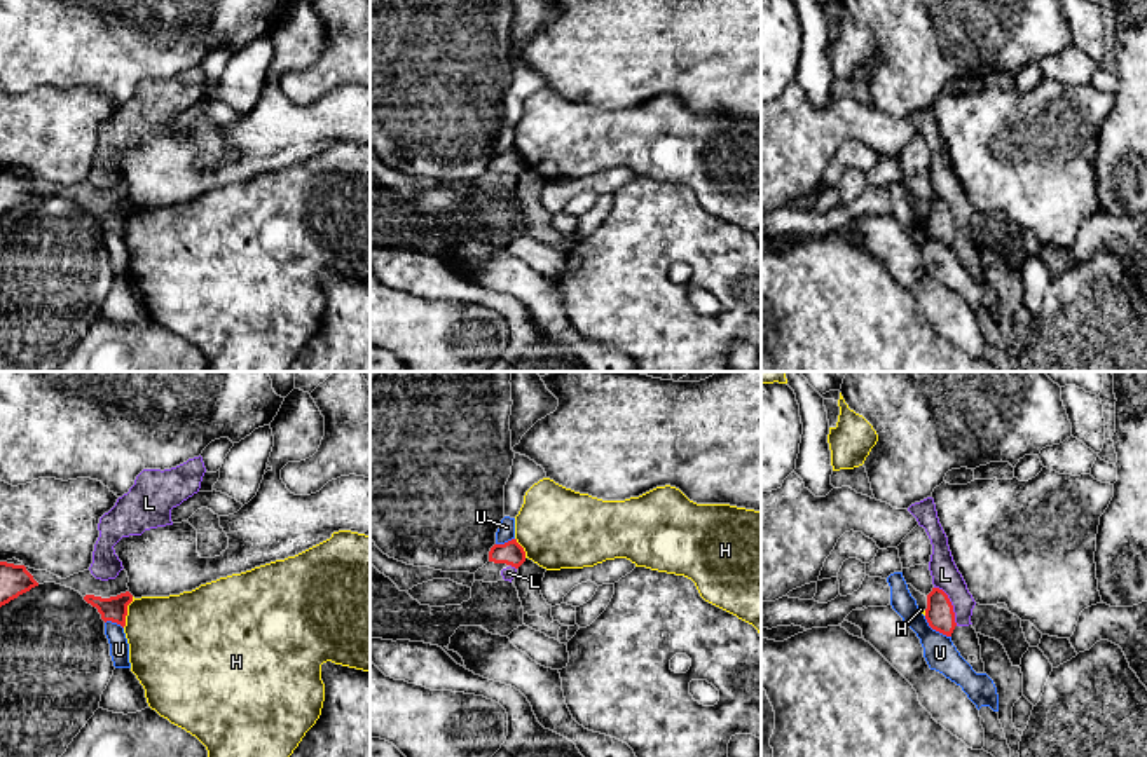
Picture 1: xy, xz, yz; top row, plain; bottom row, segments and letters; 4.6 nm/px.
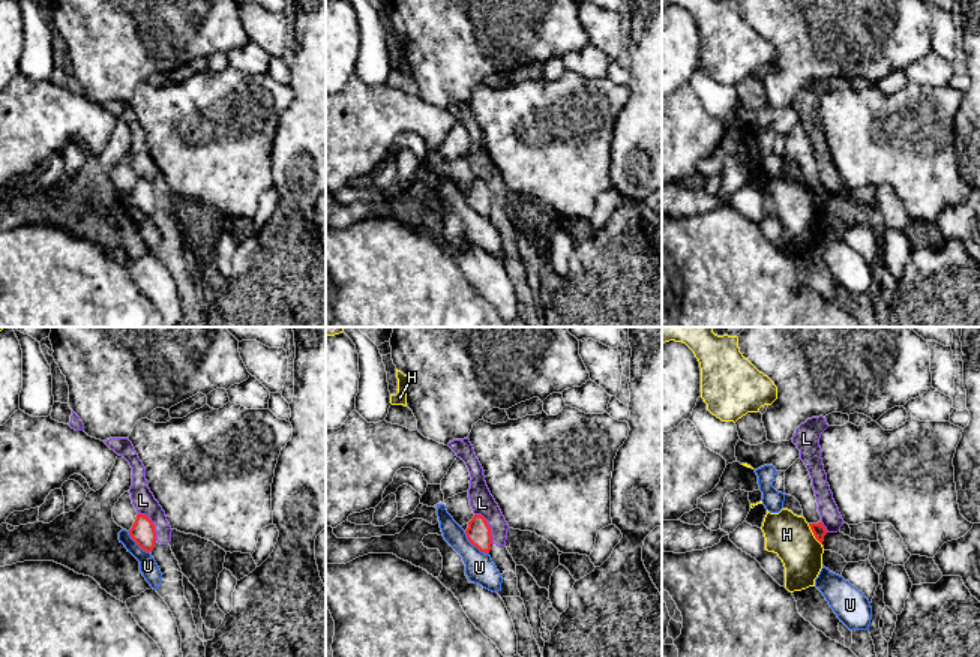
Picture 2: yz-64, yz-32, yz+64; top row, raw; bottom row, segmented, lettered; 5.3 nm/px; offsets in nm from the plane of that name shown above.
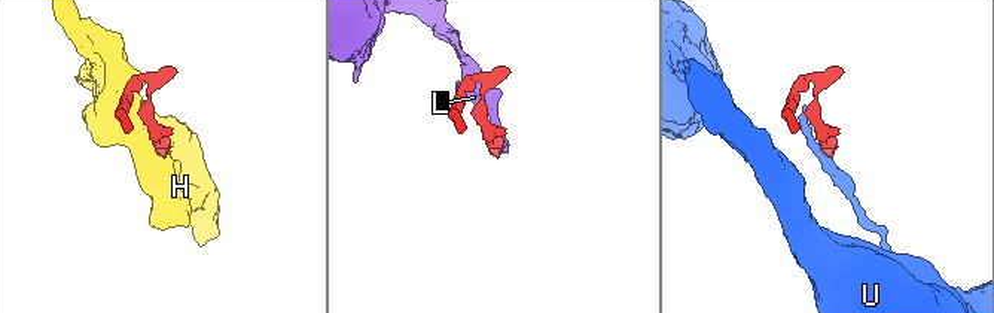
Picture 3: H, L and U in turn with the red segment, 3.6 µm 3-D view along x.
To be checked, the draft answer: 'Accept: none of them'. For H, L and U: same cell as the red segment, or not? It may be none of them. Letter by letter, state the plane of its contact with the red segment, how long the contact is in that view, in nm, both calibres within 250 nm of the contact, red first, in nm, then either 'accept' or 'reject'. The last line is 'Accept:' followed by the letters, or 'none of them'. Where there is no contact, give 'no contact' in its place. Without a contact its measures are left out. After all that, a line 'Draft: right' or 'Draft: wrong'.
H: meets red in xy; contact 150 nm long; 120 nm thick on the red side, 400 nm on the other; reject
L: meets red in yz; contact 220 nm long; 130 nm thick on the red side, 130 nm on the other; reject
U: meets red in yz; contact 160 nm long; 130 nm thick on the red side, 150 nm on the other; reject
Accept: none of them
Draft: right

